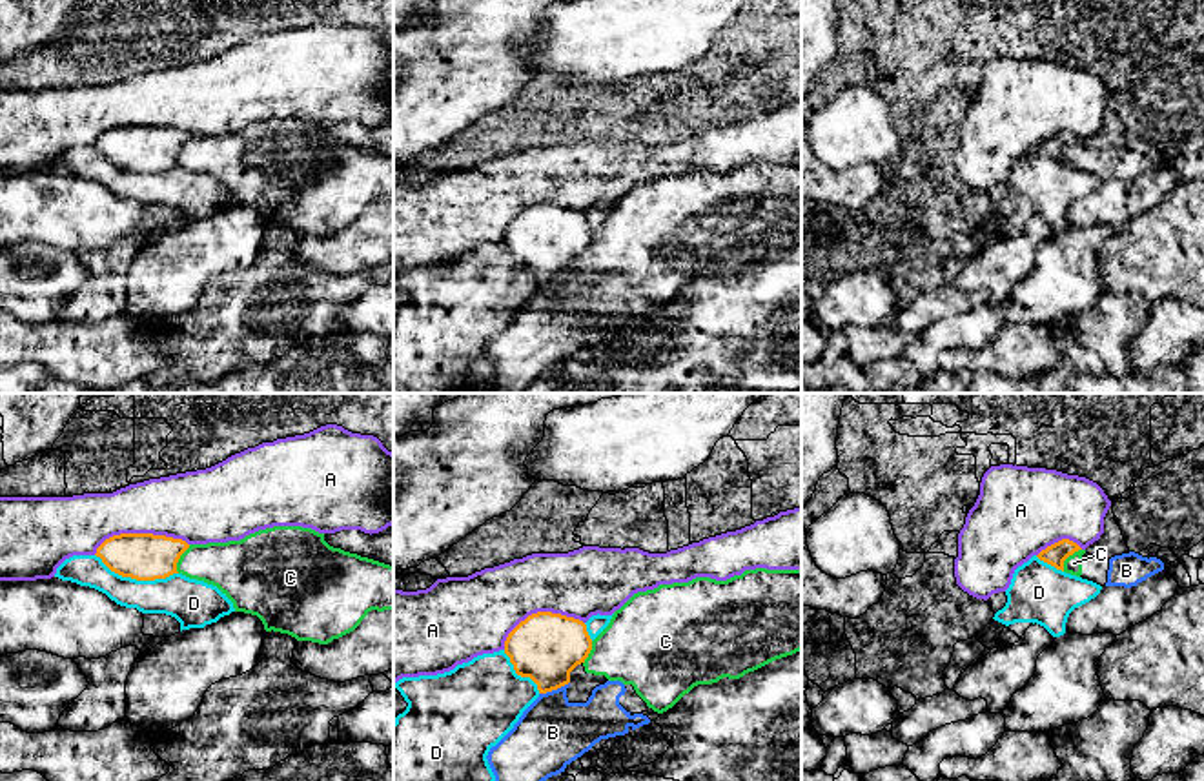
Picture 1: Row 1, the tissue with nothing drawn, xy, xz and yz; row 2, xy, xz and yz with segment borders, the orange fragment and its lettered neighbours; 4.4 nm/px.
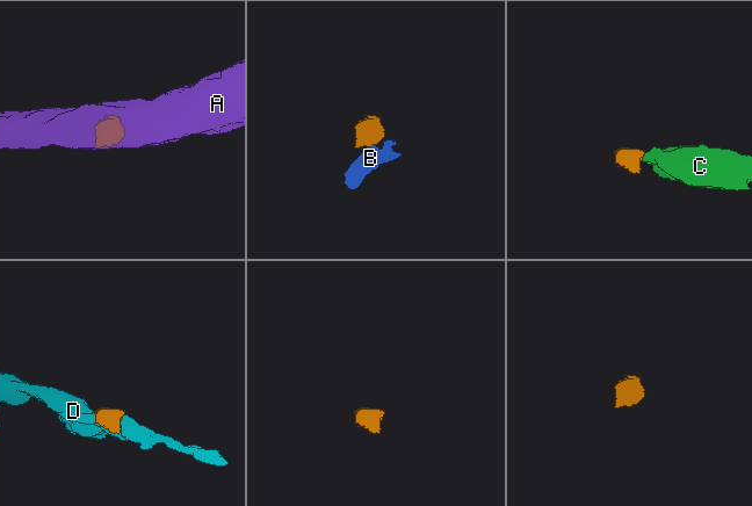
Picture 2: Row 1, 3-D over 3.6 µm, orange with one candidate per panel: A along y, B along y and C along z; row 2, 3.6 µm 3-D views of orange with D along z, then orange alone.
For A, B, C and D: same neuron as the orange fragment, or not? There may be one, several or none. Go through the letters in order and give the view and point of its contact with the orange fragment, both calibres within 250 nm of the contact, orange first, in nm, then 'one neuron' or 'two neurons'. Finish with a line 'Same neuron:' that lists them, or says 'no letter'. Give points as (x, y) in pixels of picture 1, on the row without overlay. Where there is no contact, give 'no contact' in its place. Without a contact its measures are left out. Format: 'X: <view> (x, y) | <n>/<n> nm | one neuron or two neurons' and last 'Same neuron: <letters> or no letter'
A: xy (139, 126) | 200/300 nm | two neurons
B: xz (554, 281) | 300/300 nm | two neurons
C: xy (179, 150) | 200/240 nm | two neurons
D: xy (137, 172) | 200/190 nm | two neurons
Same neuron: no letter

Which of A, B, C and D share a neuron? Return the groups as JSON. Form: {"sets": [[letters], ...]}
{"sets": [["A"], ["B", "C"], ["D"]]}

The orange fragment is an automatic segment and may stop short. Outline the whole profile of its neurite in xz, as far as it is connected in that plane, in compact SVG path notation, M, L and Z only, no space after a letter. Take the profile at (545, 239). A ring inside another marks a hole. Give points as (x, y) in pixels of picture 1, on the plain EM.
M537 204L521 213L505 233L505 246L521 269L530 269L539 286L570 275L570 264L592 242L587 217L552 204Z

